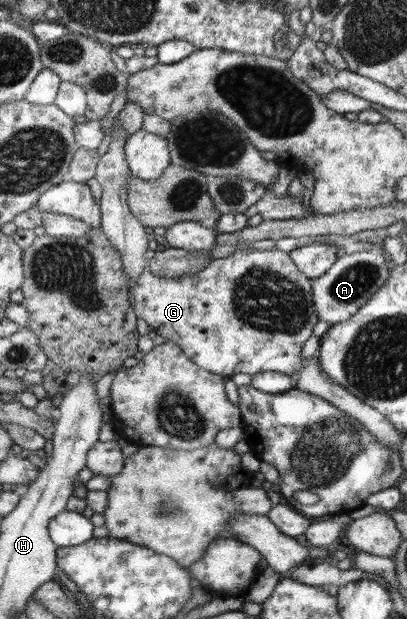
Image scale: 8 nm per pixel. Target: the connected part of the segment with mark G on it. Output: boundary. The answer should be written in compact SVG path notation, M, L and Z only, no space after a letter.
M252 246L242 249L236 249L234 254L212 259L205 266L200 274L188 275L178 279L168 279L168 277L154 276L147 267L140 278L132 283L129 290L133 293L133 305L138 319L144 319L152 327L153 336L157 340L170 340L179 344L183 352L201 368L206 371L215 372L216 375L225 375L230 378L236 373L247 373L248 375L262 374L267 372L283 373L289 376L296 376L297 371L303 367L304 357L302 356L302 346L305 341L310 339L312 329L318 323L319 314L315 310L314 289L311 287L311 280L300 272L296 267L290 253L279 250L274 247L271 250L258 250Z

